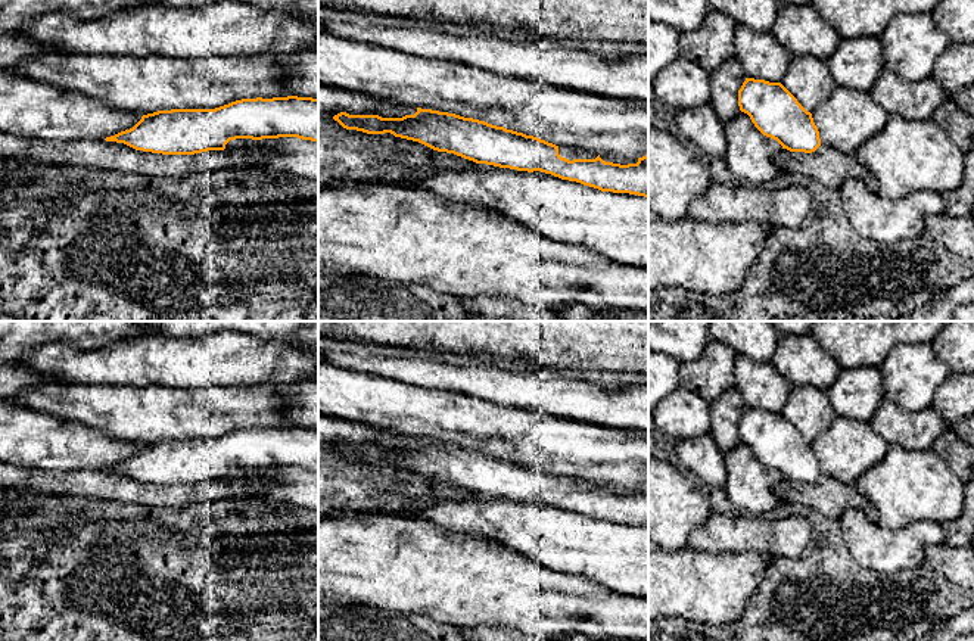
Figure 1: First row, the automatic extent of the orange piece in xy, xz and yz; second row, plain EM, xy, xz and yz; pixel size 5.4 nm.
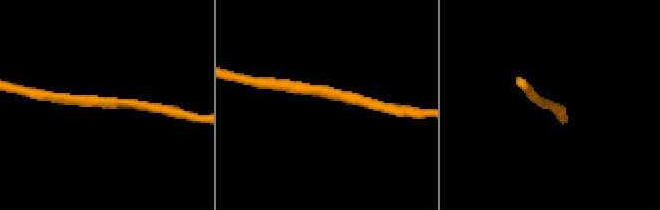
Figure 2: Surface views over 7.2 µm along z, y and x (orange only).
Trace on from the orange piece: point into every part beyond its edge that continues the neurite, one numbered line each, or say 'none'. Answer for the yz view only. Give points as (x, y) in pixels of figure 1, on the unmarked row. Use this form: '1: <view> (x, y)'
none

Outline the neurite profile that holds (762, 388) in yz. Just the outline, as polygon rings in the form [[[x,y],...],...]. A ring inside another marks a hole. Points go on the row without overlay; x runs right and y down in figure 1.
[[[737,357],[734,388],[740,390],[746,408],[781,413],[790,386],[772,362],[754,362],[749,357]]]

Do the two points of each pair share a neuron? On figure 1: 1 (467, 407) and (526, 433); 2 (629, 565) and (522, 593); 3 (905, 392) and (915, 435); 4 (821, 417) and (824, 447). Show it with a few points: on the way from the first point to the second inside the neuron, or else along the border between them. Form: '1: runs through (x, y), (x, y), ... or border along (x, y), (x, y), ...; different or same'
1: runs through (482, 422), (489, 428), (512, 432); same
2: border along (547, 568), (556, 572), (578, 573), (613, 590); different
3: border along (886, 397), (908, 410), (932, 407); different
4: border along (836, 416), (811, 442); different

